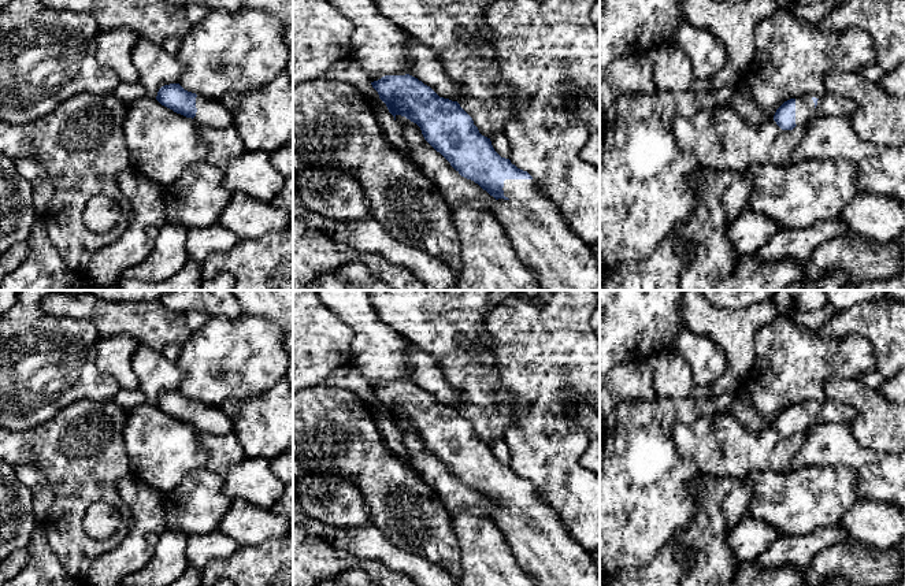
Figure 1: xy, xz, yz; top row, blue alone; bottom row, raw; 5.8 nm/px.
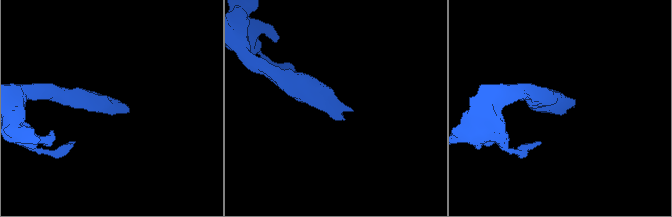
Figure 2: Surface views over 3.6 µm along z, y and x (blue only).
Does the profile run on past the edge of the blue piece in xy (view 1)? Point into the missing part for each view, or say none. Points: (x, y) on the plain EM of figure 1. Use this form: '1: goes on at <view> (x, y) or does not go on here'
1: goes on at xy (211, 419)

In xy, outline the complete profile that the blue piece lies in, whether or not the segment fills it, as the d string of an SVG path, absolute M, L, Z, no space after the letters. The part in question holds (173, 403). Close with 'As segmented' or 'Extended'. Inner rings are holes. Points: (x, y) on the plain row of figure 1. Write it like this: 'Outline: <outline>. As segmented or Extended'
Outline: M179 390L162 393L156 407L174 419L192 424L199 433L225 435L234 429L231 418L220 407L188 398Z. Extended

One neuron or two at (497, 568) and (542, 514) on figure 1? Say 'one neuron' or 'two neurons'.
two neurons

